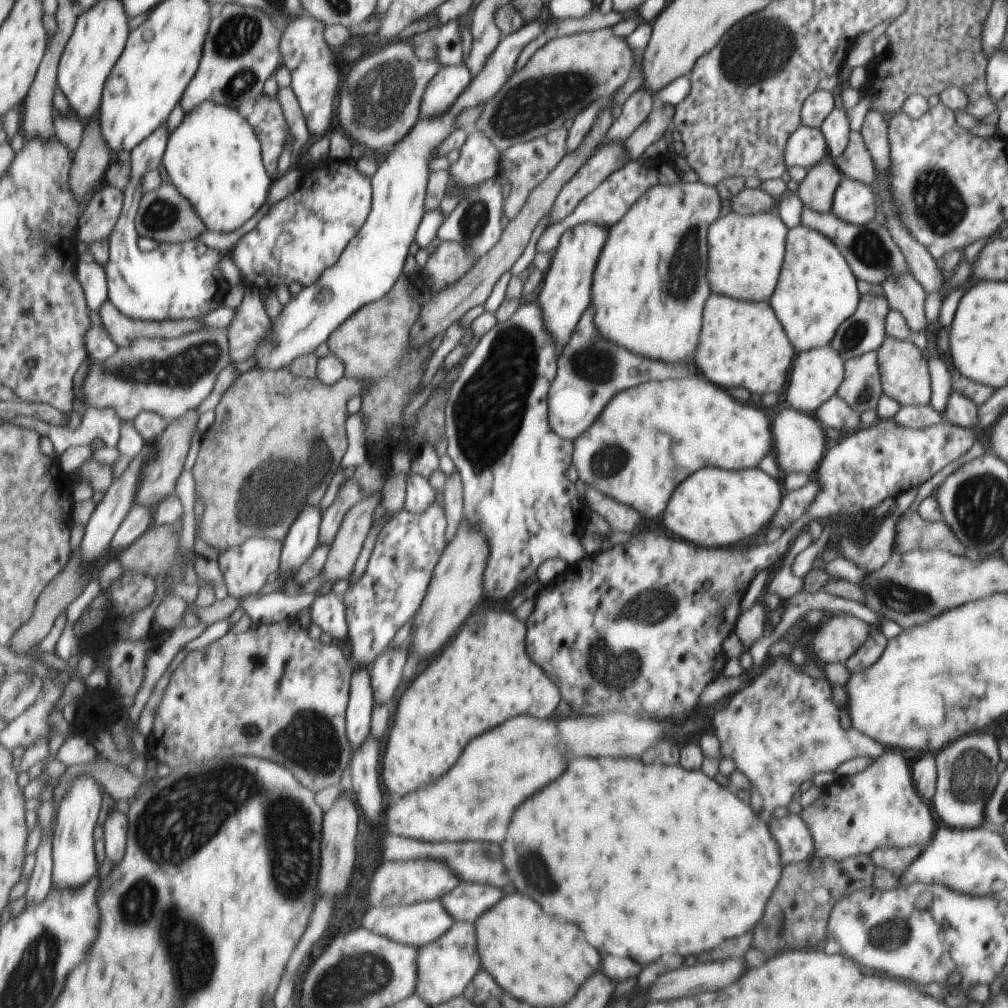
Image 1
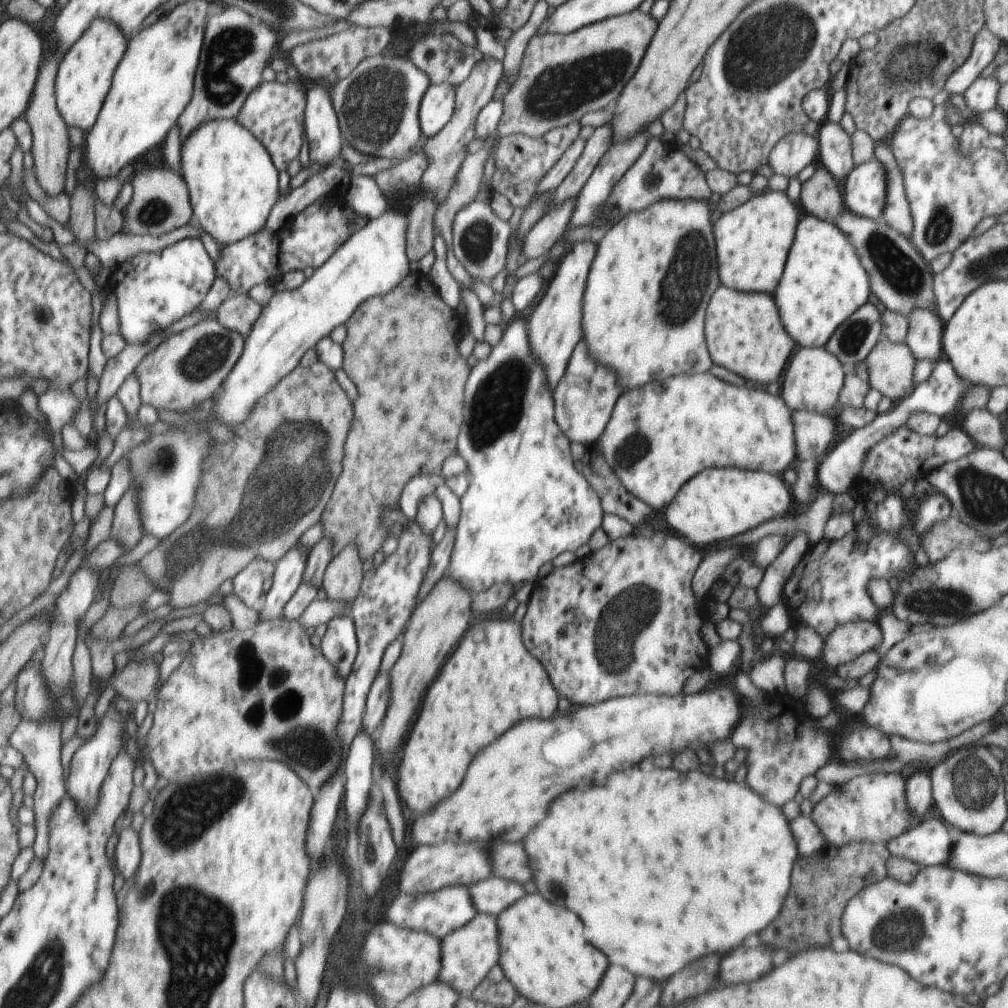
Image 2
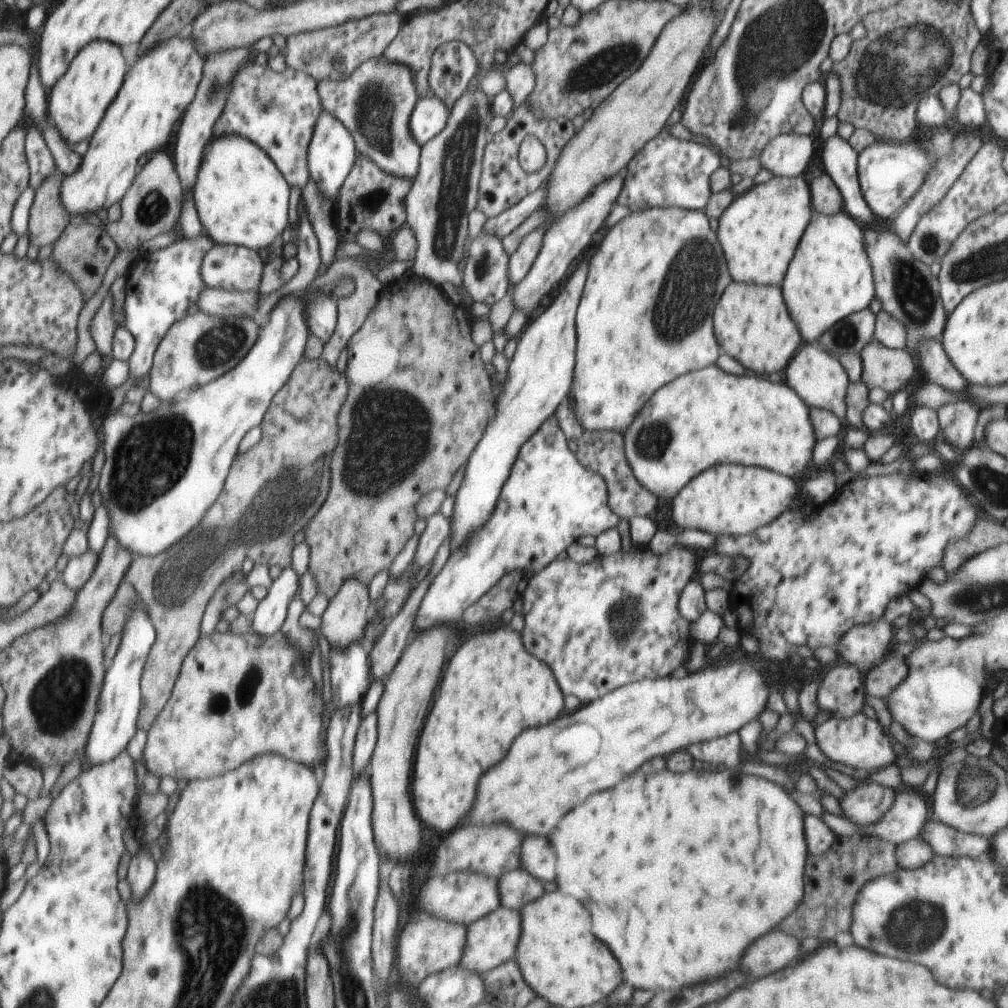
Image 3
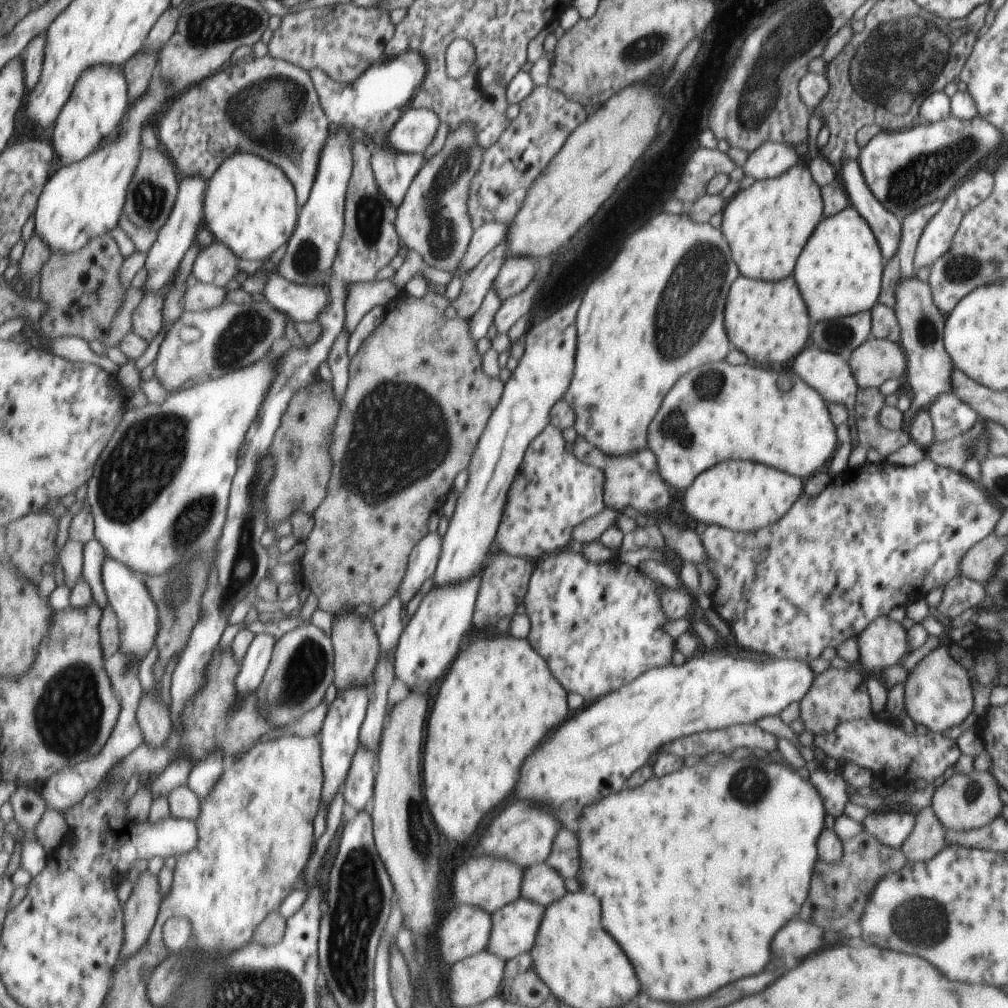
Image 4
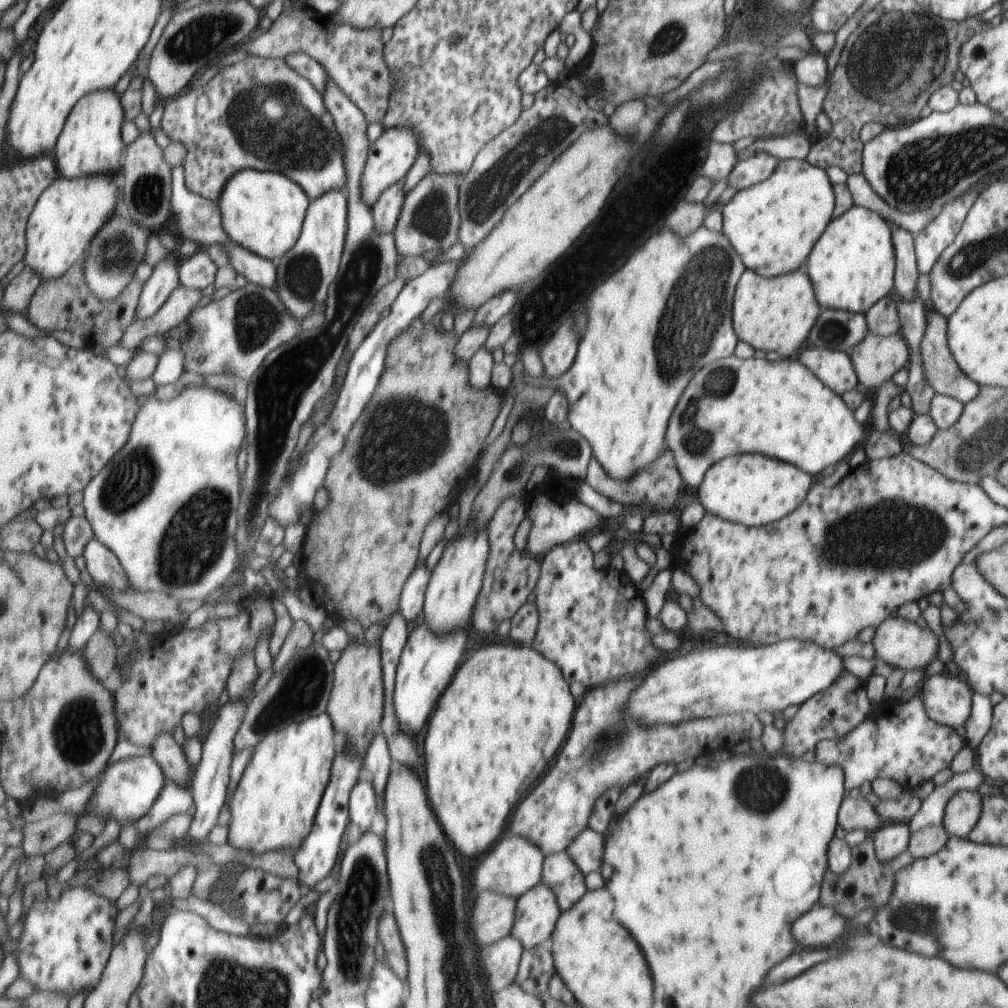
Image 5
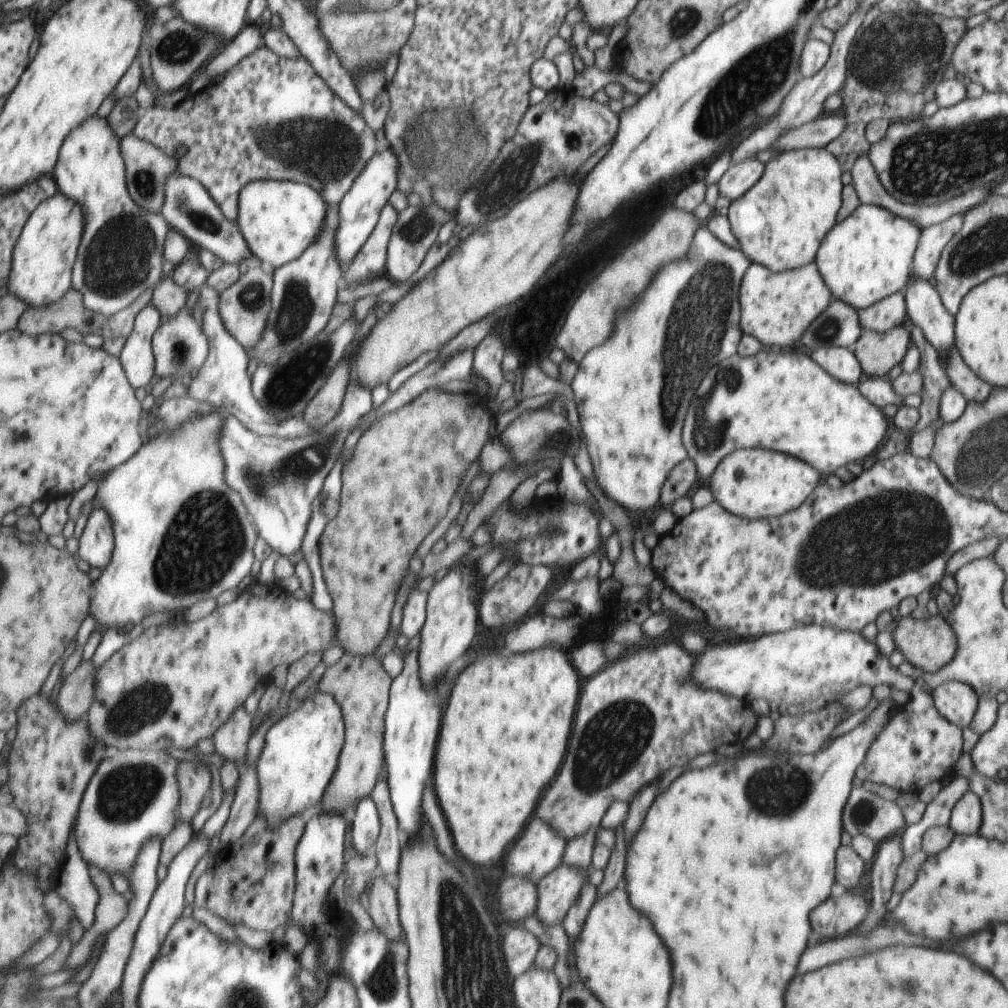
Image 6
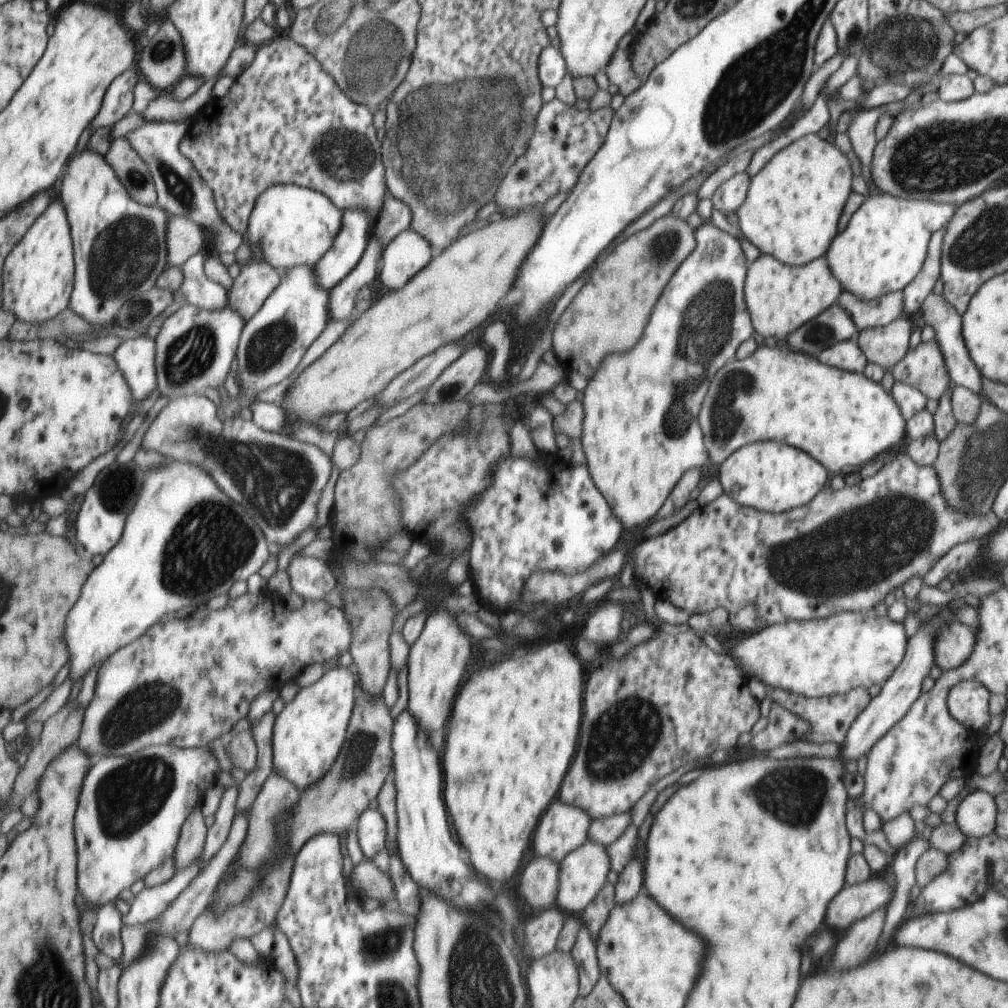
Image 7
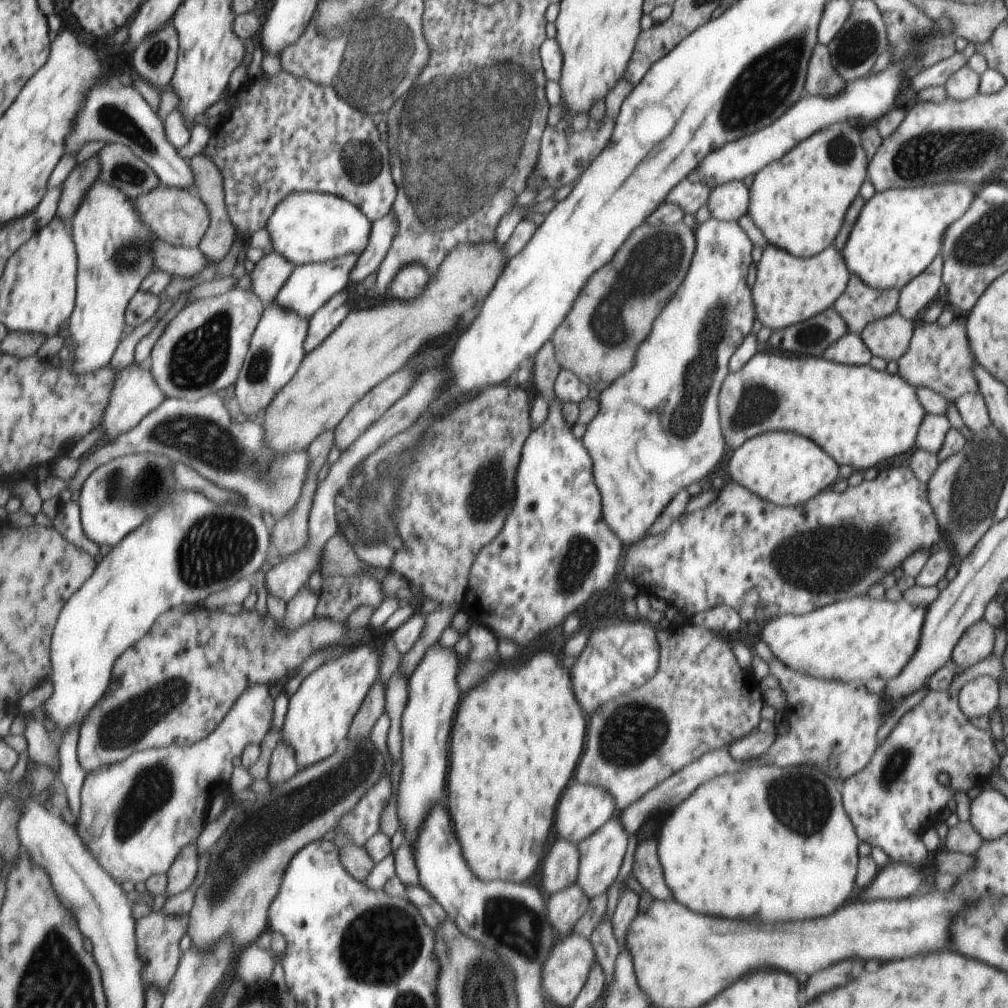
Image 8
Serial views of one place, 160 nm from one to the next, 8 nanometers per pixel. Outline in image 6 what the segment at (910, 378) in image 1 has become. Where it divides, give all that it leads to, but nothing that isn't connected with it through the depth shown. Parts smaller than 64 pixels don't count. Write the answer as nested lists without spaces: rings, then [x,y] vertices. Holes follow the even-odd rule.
[[[893,327],[884,333],[865,331],[852,350],[867,377],[883,377],[907,352],[909,334],[905,328]]]

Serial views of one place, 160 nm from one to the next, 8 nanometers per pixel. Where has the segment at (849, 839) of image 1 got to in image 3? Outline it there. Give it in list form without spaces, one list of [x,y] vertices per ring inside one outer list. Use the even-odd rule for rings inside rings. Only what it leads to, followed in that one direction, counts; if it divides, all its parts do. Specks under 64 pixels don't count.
[[[867,779],[859,781],[852,790],[843,791],[841,798],[838,799],[841,817],[858,827],[868,827],[875,824],[889,810],[889,807],[892,807],[895,802],[896,790]]]

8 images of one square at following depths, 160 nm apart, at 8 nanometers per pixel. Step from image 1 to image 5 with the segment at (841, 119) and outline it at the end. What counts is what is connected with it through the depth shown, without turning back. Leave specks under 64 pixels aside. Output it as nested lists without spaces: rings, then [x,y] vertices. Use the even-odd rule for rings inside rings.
[[[882,218],[891,230],[891,240],[893,240],[893,250],[895,250],[895,292],[906,301],[910,301],[917,293],[915,283],[917,275],[914,256],[914,237],[910,232],[899,228],[891,221]]]

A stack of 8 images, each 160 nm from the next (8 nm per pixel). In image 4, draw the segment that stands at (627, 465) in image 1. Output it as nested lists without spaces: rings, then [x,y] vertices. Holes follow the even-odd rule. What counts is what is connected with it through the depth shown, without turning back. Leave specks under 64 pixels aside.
[[[721,361],[695,368],[677,384],[677,388],[673,388],[673,392],[669,392],[669,396],[665,396],[665,404],[661,404],[657,420],[653,420],[653,432],[649,432],[648,449],[655,457],[656,471],[664,482],[675,490],[685,490],[698,474],[726,460],[755,461],[806,480],[811,472],[819,470],[831,458],[833,448],[835,428],[828,403],[809,384],[803,384],[796,374],[793,376],[788,367],[787,372],[775,372],[757,365],[731,366],[727,361]]]

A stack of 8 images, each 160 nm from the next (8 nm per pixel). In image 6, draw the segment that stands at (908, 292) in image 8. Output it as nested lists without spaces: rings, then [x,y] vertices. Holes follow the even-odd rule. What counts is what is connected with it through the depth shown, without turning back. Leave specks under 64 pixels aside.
[[[953,215],[943,222],[925,227],[921,230],[919,244],[912,260],[911,272],[919,278],[933,276],[939,254],[948,240],[961,228],[962,215]]]

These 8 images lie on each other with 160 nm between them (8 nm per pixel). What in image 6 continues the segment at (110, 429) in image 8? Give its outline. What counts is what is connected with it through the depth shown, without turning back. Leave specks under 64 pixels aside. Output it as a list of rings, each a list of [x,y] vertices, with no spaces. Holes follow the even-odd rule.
[[[151,302],[137,315],[134,331],[121,350],[119,358],[128,379],[135,388],[146,387],[156,376],[153,337],[162,326],[160,310]]]

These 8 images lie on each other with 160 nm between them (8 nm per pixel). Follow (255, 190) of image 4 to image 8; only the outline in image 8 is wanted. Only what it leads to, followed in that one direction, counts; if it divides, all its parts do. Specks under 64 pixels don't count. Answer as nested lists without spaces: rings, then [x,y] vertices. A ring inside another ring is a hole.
[[[297,192],[289,195],[277,206],[266,224],[272,241],[272,251],[287,257],[295,266],[305,266],[311,263],[322,263],[339,259],[347,255],[359,255],[366,249],[371,234],[372,222],[365,212],[343,197],[322,192]]]

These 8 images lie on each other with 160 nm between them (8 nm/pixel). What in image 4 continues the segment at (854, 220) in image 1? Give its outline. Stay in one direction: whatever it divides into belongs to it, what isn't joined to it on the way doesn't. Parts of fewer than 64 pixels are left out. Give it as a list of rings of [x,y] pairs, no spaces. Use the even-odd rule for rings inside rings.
[[[949,115],[947,119],[935,121],[934,123],[926,123],[925,125],[914,124],[913,126],[909,127],[905,130],[900,131],[879,131],[863,148],[860,148],[858,152],[858,157],[856,160],[858,161],[858,165],[864,178],[865,184],[867,188],[871,191],[871,194],[875,197],[875,200],[879,202],[879,204],[885,209],[888,210],[893,216],[896,216],[898,220],[902,220],[904,216],[911,214],[911,212],[916,211],[918,208],[921,208],[923,205],[927,203],[936,201],[936,200],[943,200],[947,198],[949,192],[951,192],[951,188],[971,170],[971,168],[979,168],[986,165],[989,165],[989,154],[997,148],[1001,144],[1001,135],[1005,137],[1005,134],[1001,133],[999,129],[996,129],[992,124],[989,124],[985,119],[975,116],[971,120],[962,121],[959,120],[957,117]]]

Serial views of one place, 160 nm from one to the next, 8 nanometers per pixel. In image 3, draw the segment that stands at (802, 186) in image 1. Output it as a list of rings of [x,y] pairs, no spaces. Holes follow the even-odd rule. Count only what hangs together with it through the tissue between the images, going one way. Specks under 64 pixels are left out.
[[[825,172],[820,176],[811,177],[809,198],[812,210],[825,216],[837,214],[841,210],[841,195]]]

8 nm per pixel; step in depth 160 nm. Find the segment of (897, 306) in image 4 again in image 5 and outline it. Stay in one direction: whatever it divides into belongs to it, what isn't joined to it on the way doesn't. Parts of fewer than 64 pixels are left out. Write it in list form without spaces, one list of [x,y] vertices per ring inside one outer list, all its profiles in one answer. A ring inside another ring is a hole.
[[[927,311],[924,314],[924,331],[920,340],[920,363],[925,382],[934,394],[945,395],[958,400],[963,405],[977,396],[979,387],[974,383],[954,361],[946,343],[946,318],[937,311]]]

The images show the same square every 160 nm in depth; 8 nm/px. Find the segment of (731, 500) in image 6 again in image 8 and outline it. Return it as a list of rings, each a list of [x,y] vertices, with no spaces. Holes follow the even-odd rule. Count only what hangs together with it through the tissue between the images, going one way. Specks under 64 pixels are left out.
[[[787,431],[766,432],[741,444],[727,460],[727,472],[734,483],[781,507],[805,503],[837,478],[832,457],[807,437]]]

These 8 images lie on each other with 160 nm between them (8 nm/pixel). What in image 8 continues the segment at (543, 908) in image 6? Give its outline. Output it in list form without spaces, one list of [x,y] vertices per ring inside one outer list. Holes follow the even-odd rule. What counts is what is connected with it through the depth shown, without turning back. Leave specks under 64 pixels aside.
[[[617,816],[609,819],[603,827],[599,827],[587,838],[580,840],[577,844],[579,850],[579,868],[576,879],[573,883],[583,889],[584,896],[591,900],[596,896],[605,894],[613,880],[617,878],[625,847],[627,846],[627,830],[620,824]]]

